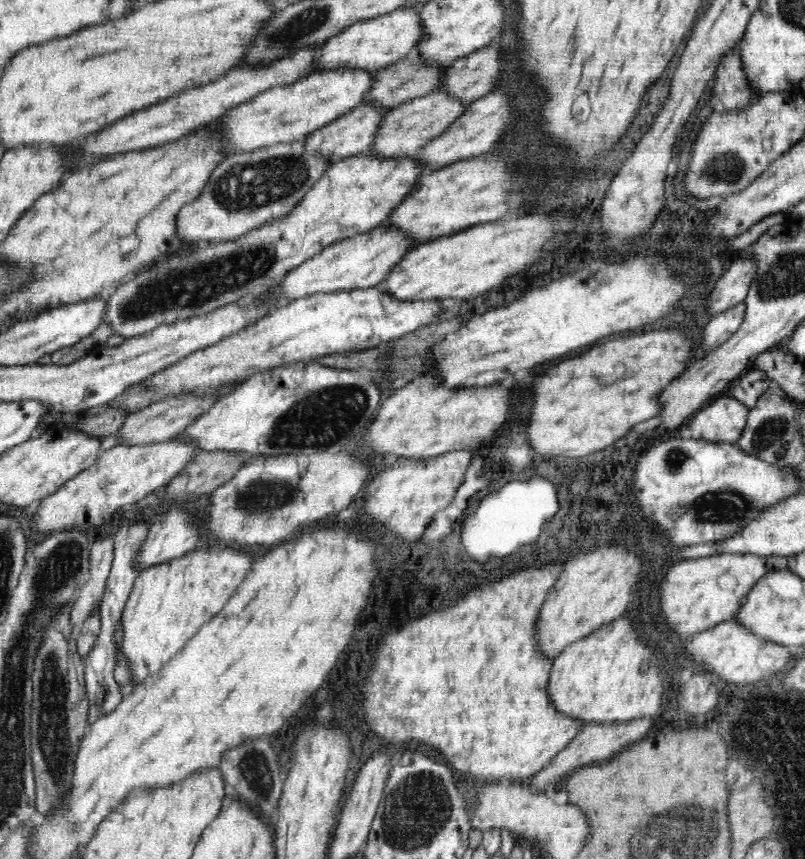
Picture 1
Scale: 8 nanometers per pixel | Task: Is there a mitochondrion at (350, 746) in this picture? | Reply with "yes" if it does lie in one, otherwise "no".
no

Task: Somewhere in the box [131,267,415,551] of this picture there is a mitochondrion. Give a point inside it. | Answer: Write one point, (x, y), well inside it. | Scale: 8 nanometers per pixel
(323, 417)

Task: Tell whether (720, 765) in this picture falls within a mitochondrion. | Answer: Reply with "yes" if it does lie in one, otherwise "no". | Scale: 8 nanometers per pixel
no

